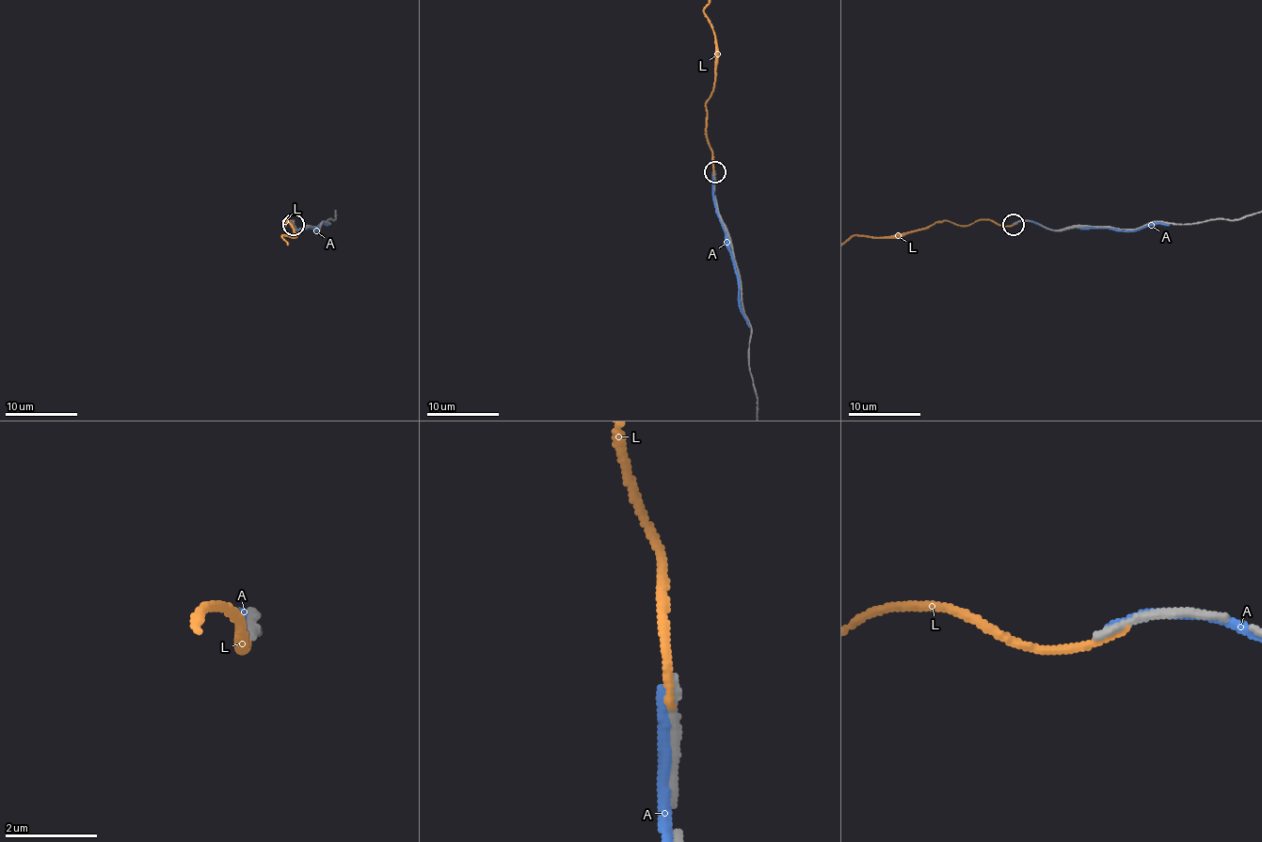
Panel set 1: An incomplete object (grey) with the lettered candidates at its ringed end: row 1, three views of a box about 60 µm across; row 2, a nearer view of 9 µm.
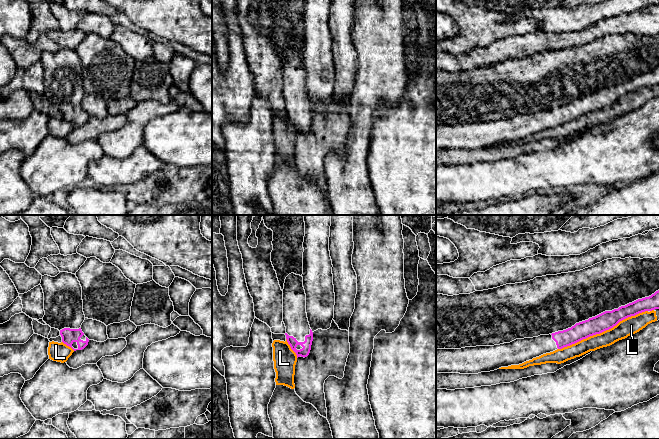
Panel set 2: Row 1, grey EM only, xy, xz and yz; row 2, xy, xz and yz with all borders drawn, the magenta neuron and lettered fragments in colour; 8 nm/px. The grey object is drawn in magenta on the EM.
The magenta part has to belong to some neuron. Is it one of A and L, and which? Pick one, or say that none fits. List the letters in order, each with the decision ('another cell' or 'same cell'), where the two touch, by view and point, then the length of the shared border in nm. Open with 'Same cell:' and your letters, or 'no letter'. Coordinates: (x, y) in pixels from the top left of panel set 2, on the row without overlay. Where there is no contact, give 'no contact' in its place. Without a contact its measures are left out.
Same cell: no letter
A: another cell; no contact
L: another cell; contact yz (602, 107); length 800 nm

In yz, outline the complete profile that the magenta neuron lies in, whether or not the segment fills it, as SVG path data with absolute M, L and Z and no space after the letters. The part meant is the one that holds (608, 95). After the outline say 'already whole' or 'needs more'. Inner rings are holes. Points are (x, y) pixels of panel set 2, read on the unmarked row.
M659 66L612 87L605 87L571 104L549 111L516 115L494 122L436 125L436 149L478 150L519 141L543 130L575 120L645 87L659 85Z; needs more

